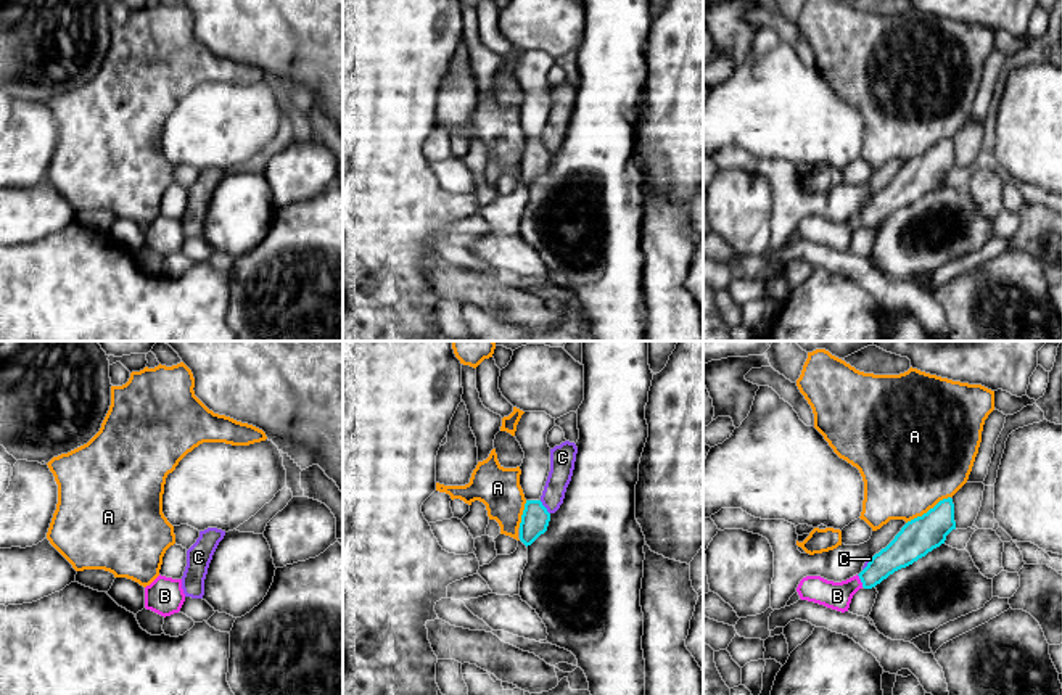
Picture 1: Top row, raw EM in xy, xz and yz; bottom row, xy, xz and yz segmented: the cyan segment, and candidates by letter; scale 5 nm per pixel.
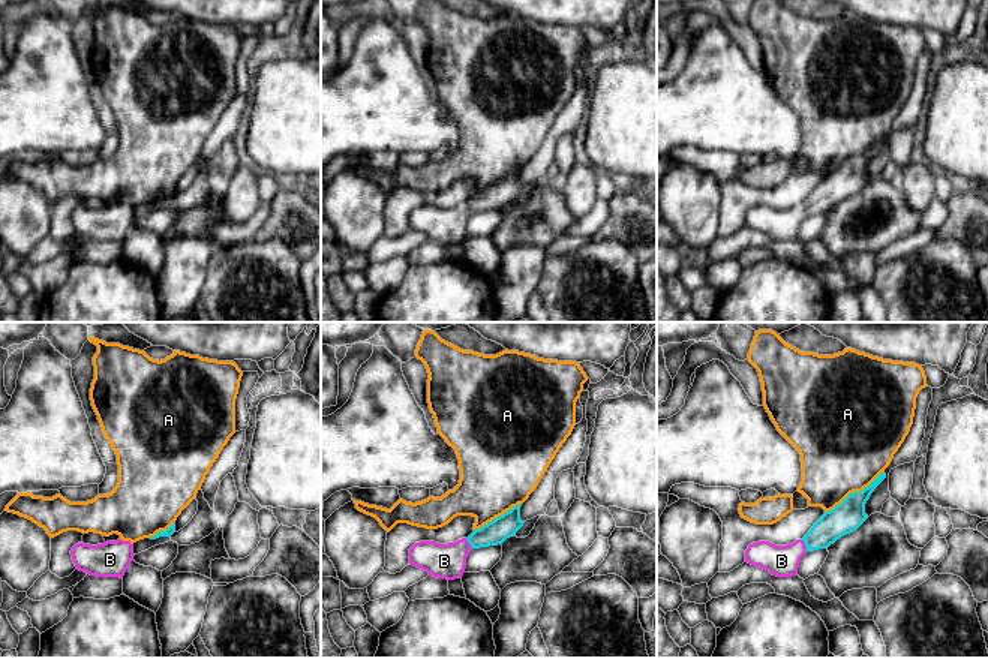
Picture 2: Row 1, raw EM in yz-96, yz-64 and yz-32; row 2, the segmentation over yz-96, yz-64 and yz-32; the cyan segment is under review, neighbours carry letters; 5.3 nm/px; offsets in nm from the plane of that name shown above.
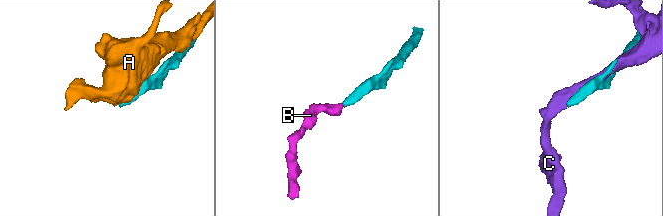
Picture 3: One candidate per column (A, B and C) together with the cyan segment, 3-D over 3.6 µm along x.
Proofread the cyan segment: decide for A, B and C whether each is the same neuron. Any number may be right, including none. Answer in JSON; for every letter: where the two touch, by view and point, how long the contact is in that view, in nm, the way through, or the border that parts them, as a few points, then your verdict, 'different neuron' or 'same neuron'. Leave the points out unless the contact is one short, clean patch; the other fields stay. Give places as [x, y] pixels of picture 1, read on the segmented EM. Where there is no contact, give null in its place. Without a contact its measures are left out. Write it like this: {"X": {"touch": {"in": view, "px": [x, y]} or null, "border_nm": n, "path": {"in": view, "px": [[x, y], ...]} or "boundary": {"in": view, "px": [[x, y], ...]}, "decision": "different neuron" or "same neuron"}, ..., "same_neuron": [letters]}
{"A": {"touch": {"in": "yz", "px": [929, 510]}, "border_nm": 260, "decision": "different neuron"}, "B": {"touch": {"in": "yz", "px": [861, 581]}, "border_nm": 70, "path": {"in": "yz", "px": [[901, 552], [861, 581], [837, 596]]}, "decision": "same neuron"}, "C": {"touch": {"in": "xz", "px": [544, 507]}, "border_nm": 90, "decision": "different neuron"}, "same_neuron": ["B"]}

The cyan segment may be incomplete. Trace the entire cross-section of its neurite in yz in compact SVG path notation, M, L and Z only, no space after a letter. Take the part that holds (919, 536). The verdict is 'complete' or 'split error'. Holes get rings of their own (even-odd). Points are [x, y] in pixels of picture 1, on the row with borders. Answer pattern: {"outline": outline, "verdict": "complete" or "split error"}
{"outline": "M953 499L940 500L922 516L908 521L895 539L875 553L856 576L834 582L821 576L806 576L796 592L801 600L814 602L837 611L848 611L853 595L859 589L872 589L895 571L906 568L945 544L956 529Z", "verdict": "split error"}

